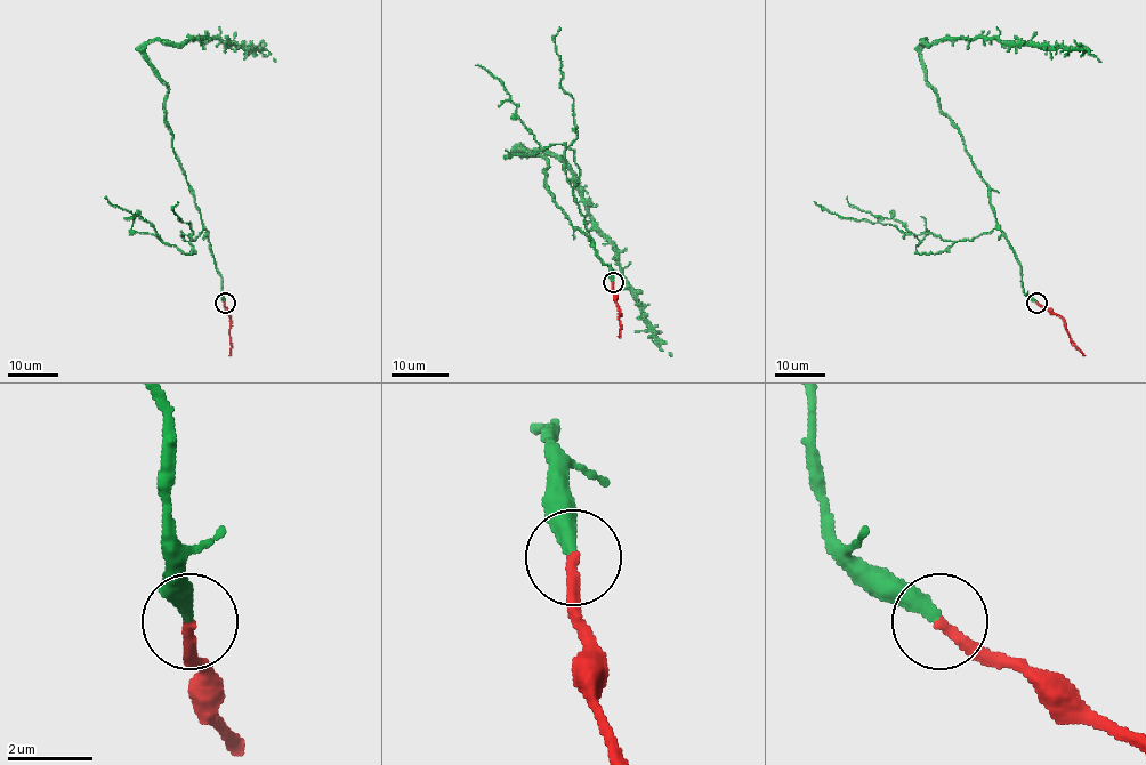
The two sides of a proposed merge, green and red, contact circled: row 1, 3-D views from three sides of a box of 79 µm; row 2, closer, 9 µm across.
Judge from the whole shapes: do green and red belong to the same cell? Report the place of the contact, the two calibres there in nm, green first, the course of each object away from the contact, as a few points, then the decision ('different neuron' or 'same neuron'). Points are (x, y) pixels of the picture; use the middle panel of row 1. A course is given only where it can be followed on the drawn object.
(613, 282) | 360/280 nm | green via (613, 282), (595, 244), (554, 201), (548, 162), (522, 147), (550, 151), (572, 174), (651, 338), (671, 356) | red via (613, 282), (619, 338) | same neuron

